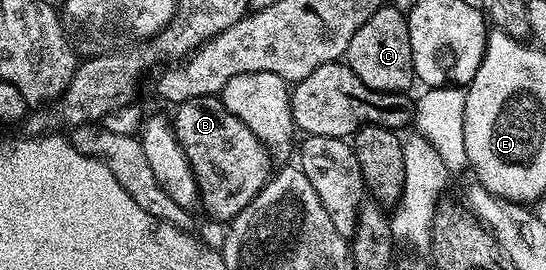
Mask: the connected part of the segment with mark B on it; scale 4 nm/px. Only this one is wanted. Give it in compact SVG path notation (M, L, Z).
M216 95L191 97L191 101L176 104L174 111L177 112L171 115L171 126L193 170L200 206L202 208L205 206L206 213L213 219L222 221L233 219L244 207L251 205L251 201L269 182L271 178L269 150L259 141L259 137L255 137L255 133L251 133L251 129L247 129L247 125L243 125L243 121L239 121L239 117L235 117L226 109Z

